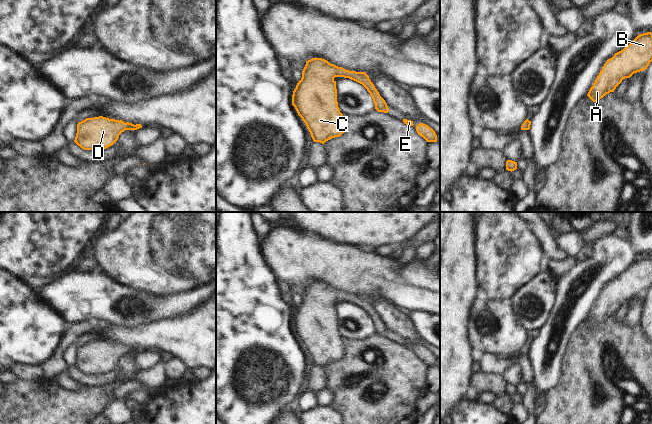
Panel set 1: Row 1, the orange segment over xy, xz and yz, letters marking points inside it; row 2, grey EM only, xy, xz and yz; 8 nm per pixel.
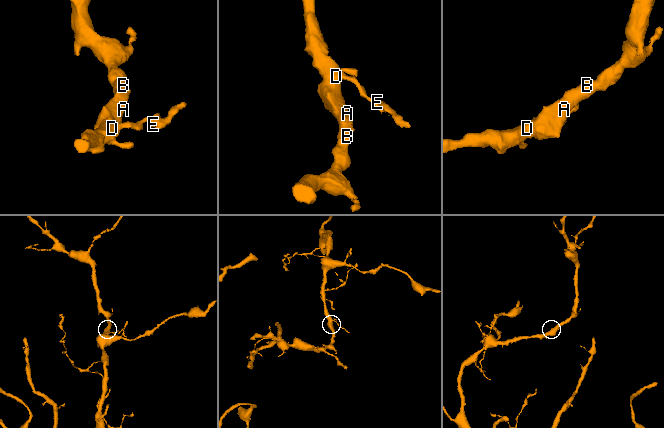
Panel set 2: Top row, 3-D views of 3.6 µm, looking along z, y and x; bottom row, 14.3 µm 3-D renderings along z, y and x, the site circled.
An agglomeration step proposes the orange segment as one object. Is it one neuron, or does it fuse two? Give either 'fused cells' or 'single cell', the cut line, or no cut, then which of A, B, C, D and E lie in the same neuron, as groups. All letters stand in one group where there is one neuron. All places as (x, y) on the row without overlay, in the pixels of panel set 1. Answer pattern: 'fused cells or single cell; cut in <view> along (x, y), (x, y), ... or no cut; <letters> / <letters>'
single cell; no cut; A B C D E

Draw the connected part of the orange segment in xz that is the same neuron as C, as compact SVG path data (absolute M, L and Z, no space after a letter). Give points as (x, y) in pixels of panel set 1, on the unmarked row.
M312 282L306 285L306 289L302 295L302 302L293 315L292 329L305 346L314 366L324 368L326 365L335 361L340 361L344 357L343 338L338 331L335 301L349 302L362 308L370 317L375 328L375 333L378 336L384 337L388 337L389 335L387 327L380 320L365 296L349 295L329 287L325 283Z

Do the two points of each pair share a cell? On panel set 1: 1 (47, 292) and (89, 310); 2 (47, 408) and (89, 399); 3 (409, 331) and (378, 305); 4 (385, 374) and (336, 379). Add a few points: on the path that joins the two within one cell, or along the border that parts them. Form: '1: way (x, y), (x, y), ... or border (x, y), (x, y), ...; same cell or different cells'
1: way (57, 294), (71, 295), (79, 300); same cell
2: way (57, 408), (73, 408), (79, 405); same cell
3: way (401, 325), (386, 311); same cell
4: way (373, 372), (371, 370), (362, 370), (348, 374); same cell

